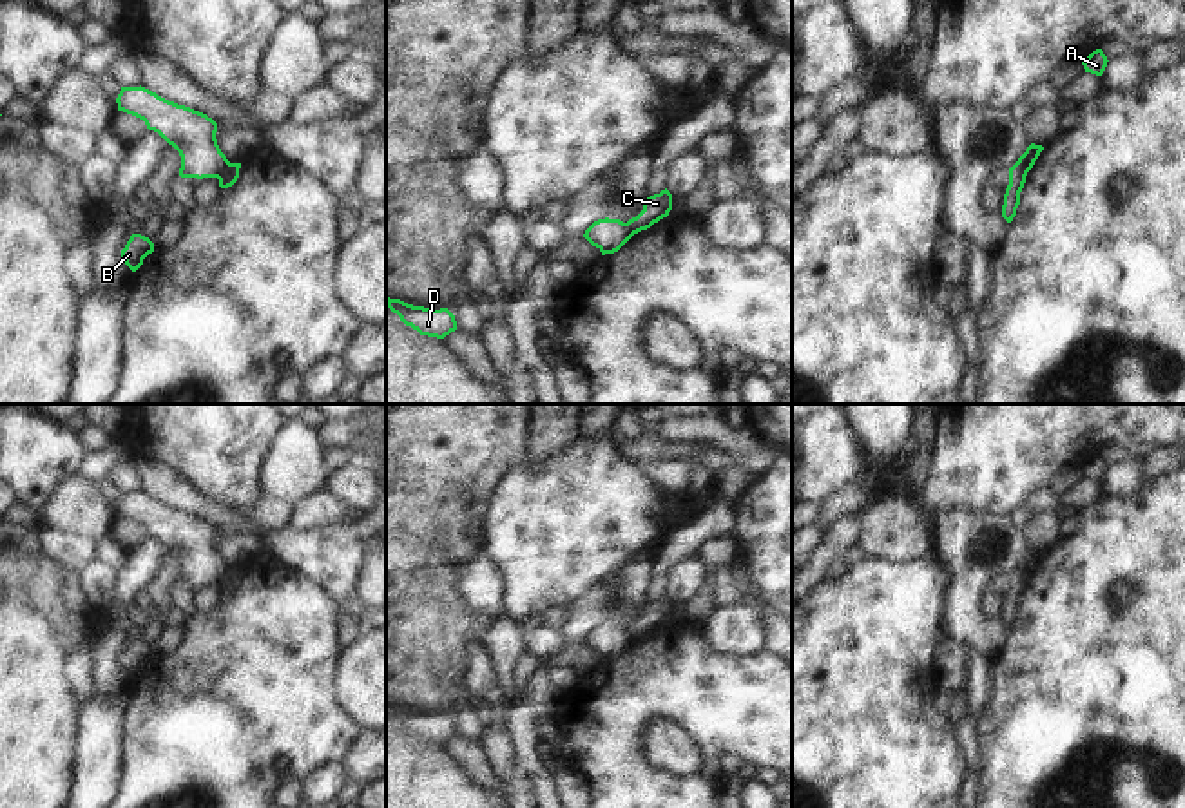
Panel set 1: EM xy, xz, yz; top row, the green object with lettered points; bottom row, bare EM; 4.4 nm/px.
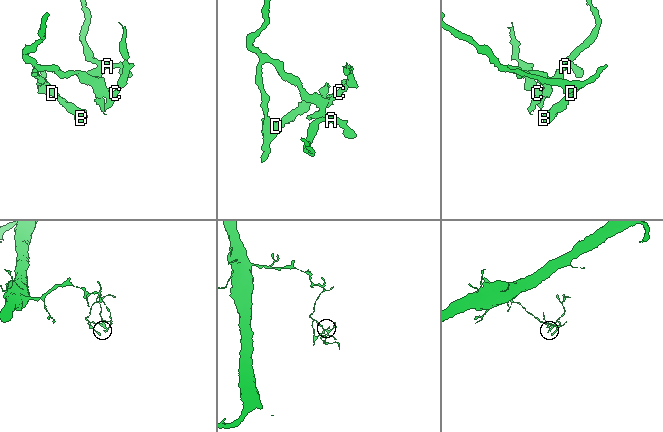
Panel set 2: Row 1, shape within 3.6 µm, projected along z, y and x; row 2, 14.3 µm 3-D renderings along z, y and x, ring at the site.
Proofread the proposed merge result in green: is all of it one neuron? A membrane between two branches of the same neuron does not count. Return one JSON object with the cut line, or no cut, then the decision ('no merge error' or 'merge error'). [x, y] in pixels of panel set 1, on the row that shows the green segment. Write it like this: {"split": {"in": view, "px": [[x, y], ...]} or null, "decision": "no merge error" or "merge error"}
{"split": {"in": "xy", "px": [[229, 162], [218, 178]]}, "decision": "merge error"}

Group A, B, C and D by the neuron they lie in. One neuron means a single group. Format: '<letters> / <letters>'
A B D / C

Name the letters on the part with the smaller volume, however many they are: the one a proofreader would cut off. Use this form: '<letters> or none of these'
C

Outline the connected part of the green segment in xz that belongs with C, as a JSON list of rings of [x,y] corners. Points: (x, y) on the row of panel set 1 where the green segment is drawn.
[[[665,188],[660,194],[654,194],[645,199],[643,210],[629,219],[625,225],[634,232],[650,228],[660,219],[667,217],[672,210],[672,194]]]

